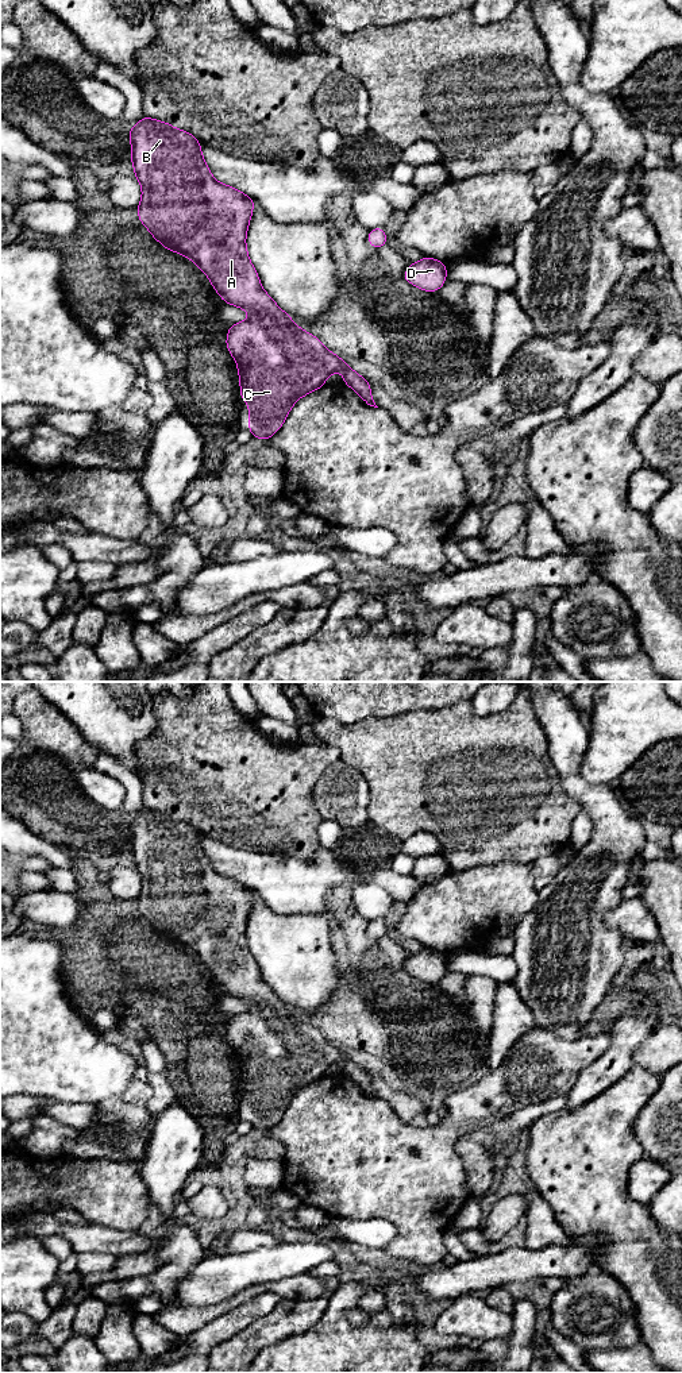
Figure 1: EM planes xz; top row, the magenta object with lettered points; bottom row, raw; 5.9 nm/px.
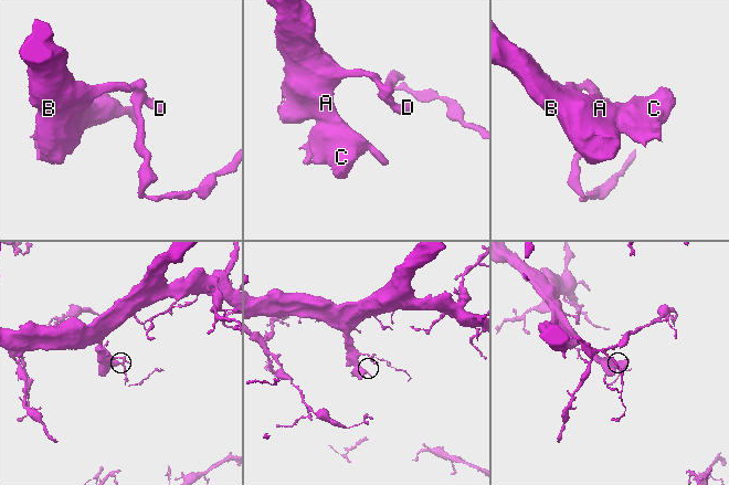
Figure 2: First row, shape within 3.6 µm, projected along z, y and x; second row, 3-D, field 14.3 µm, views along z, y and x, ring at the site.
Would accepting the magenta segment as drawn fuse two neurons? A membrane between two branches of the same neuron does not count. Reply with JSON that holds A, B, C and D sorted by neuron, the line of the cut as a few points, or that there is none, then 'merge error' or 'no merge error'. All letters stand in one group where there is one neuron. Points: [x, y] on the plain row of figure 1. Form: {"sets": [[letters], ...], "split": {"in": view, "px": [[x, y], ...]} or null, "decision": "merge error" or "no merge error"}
{"sets": [["A", "B", "C", "D"]], "split": null, "decision": "no merge error"}

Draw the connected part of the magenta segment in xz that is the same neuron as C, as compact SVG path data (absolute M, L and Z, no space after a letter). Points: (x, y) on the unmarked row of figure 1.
M146 807L132 819L128 819L128 824L131 833L130 851L134 856L134 867L142 878L142 891L136 898L140 914L165 940L193 952L209 969L212 979L224 994L250 1004L246 1013L230 1017L226 1038L238 1057L240 1095L243 1091L248 1094L248 1122L253 1129L267 1133L280 1122L294 1094L324 1077L327 1068L336 1062L343 1064L343 1075L355 1081L367 1096L378 1099L371 1087L370 1073L355 1064L339 1046L328 1042L315 1026L296 1017L290 1007L261 977L261 971L250 953L246 938L246 926L255 891L212 868L201 846L200 832L190 824Z

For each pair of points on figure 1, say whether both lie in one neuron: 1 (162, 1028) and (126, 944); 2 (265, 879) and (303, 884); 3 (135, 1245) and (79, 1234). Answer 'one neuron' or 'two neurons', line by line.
1: one neuron
2: one neuron
3: one neuron

